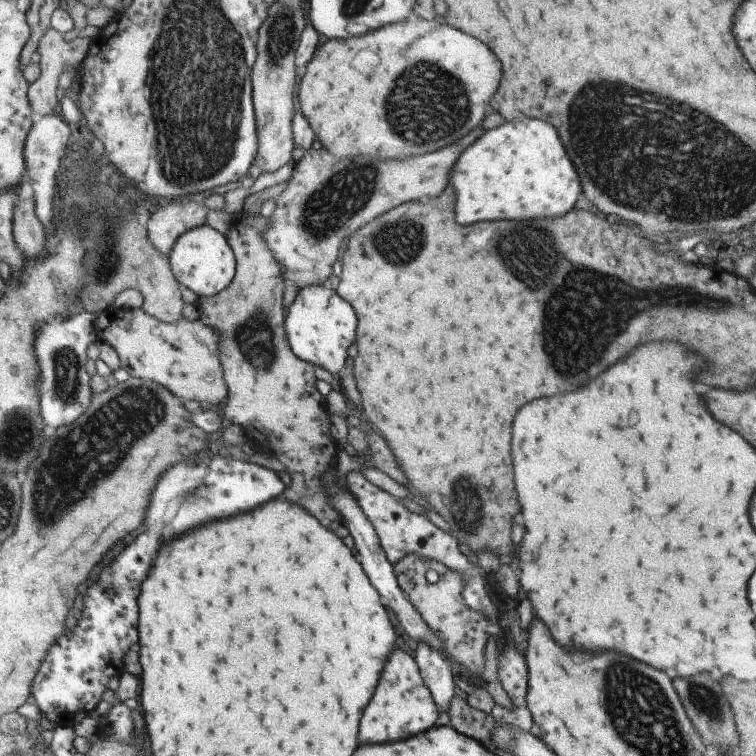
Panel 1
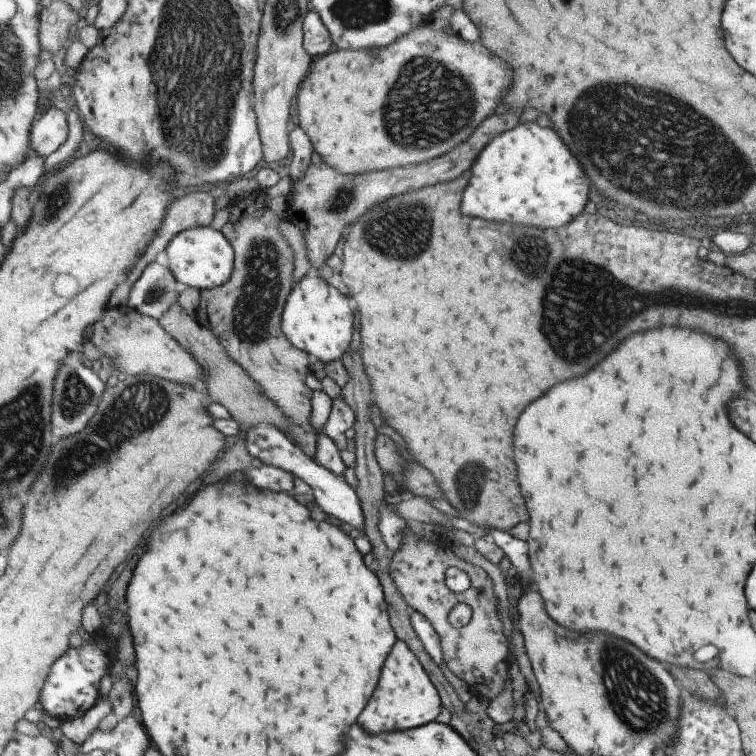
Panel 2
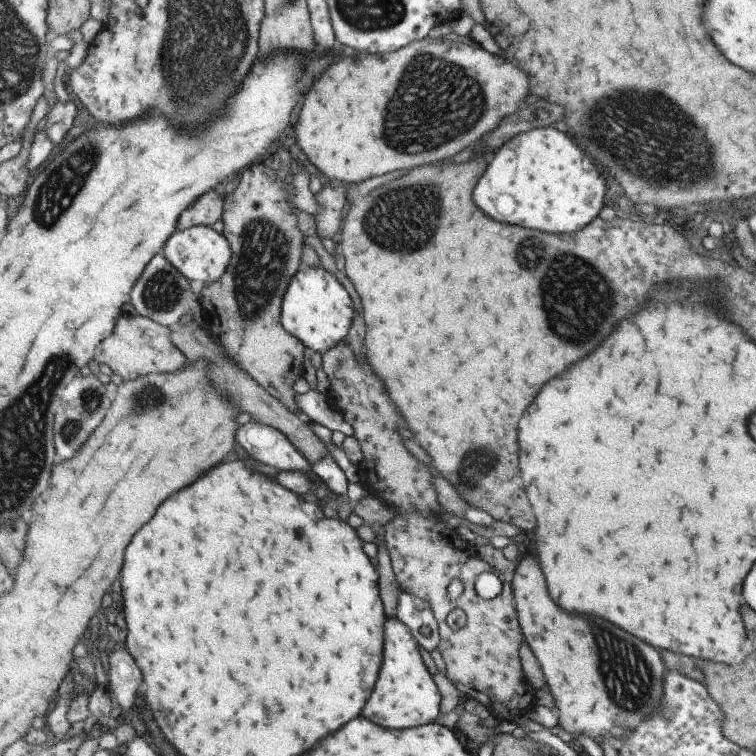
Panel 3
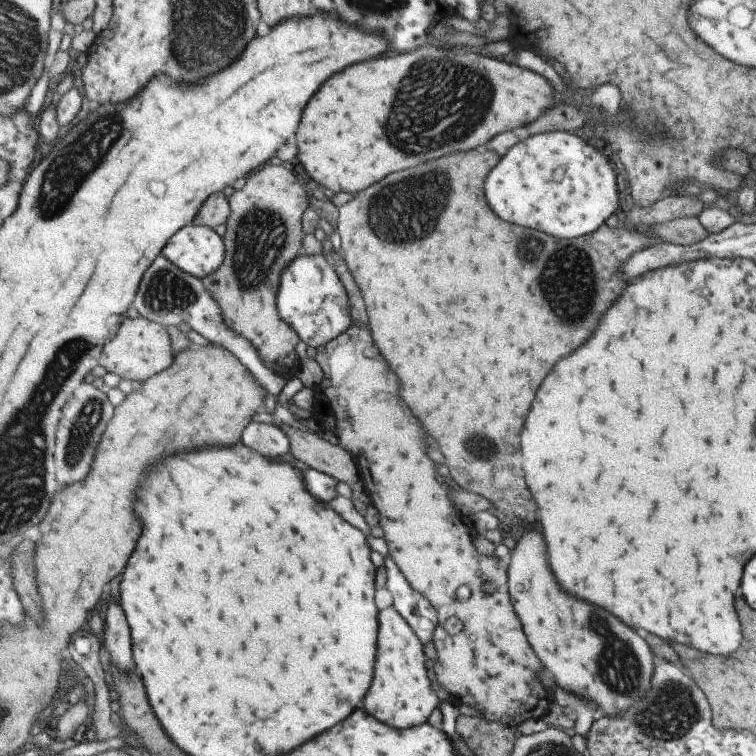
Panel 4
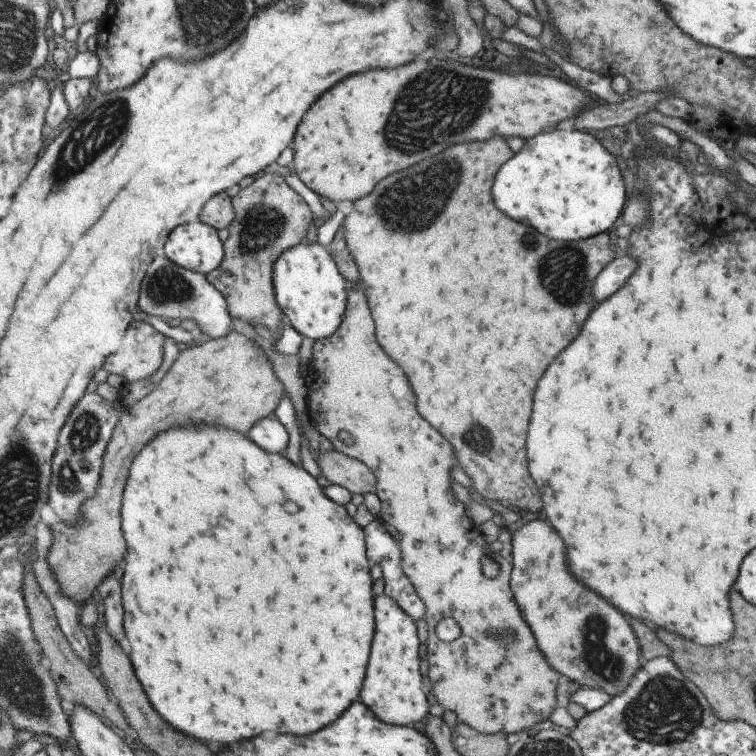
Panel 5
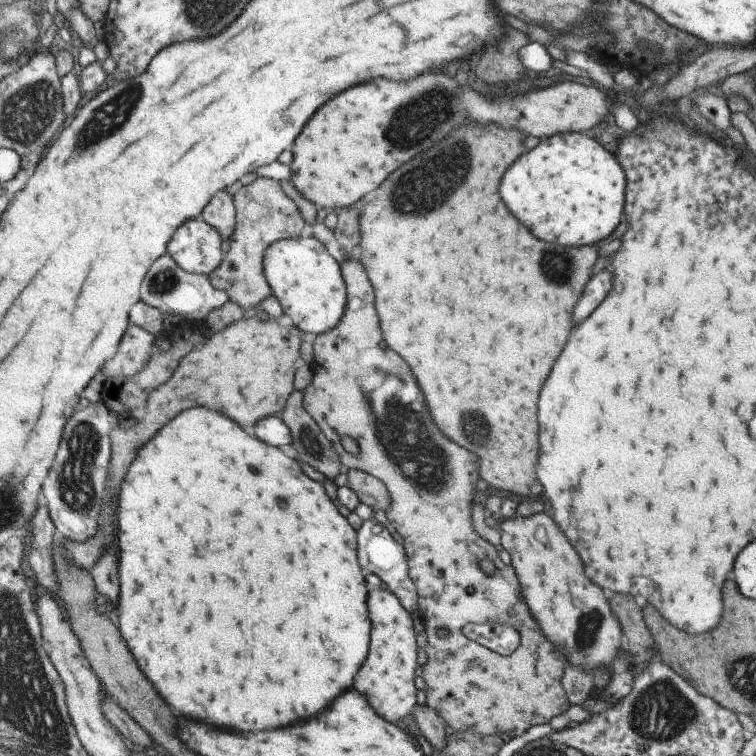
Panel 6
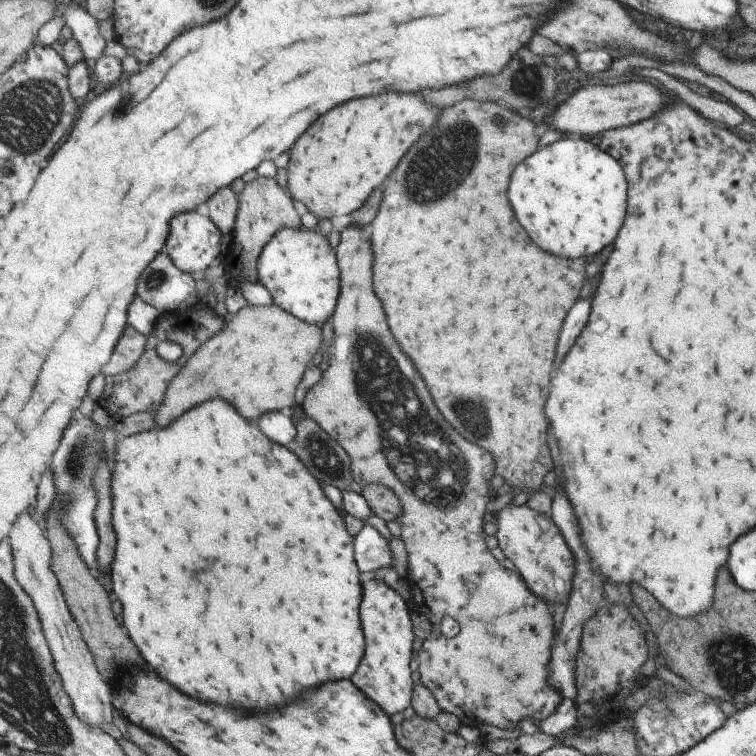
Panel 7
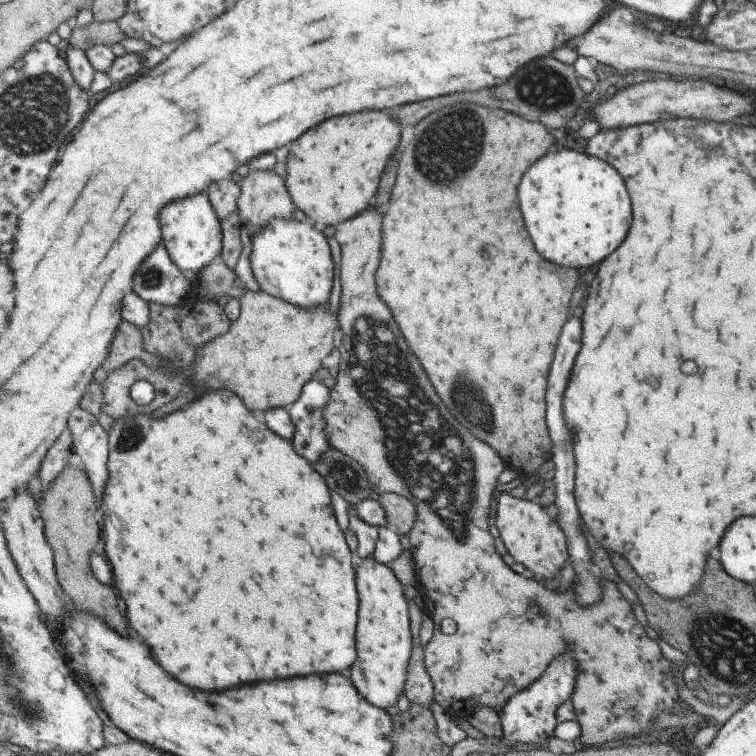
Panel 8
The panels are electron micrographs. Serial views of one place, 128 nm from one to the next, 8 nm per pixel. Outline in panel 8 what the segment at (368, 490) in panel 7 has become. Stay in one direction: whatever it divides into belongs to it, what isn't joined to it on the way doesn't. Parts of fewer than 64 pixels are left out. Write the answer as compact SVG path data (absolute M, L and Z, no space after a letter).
M385 493L378 499L387 514L389 528L398 535L408 535L417 524L417 506L406 496L397 493Z

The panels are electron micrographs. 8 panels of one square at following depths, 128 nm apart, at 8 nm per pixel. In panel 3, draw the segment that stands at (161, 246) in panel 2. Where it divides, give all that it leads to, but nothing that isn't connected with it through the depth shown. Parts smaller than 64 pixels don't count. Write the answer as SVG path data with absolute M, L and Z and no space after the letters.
M215 191L201 196L193 208L189 208L181 218L179 218L179 231L191 228L195 225L213 226L217 220L223 218L225 212L225 198Z

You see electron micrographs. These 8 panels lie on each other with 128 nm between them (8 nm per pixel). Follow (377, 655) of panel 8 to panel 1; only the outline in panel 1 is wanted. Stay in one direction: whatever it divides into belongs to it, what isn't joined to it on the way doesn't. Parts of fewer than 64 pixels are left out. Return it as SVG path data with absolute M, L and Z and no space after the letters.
M401 649L395 650L390 658L391 664L387 664L387 668L383 670L383 680L379 682L373 700L363 714L359 734L361 744L387 744L407 740L411 736L429 731L439 720L441 709L435 702L431 688L427 688L427 682L423 680L416 658Z

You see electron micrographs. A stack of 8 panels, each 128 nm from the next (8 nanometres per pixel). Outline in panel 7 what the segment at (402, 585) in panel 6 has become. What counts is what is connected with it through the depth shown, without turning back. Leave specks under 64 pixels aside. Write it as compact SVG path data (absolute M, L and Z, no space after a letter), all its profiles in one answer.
M364 524L354 540L354 546L363 577L377 572L377 568L395 570L395 560L389 548L391 546L389 540L371 524Z

